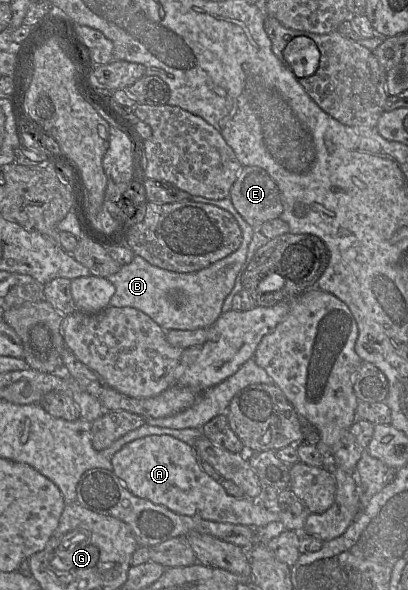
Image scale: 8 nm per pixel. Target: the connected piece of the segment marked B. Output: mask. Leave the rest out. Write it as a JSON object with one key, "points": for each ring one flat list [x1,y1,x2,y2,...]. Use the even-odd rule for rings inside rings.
{"points":[[180,190,178,198,179,200,190,200,214,205,231,213,241,229,242,241,239,248,230,255,194,273,177,273,161,269,151,265,142,257,135,255,129,264,121,266,117,273,106,277,115,287,115,293,110,299,109,306,138,309,148,315,164,331,173,329,194,330,212,326,217,321,222,314,224,300,232,291,236,278,246,261,248,245,254,234,254,228,238,213,229,197,214,200],[172,289,183,291,185,294,184,304,170,305,168,292]]}

